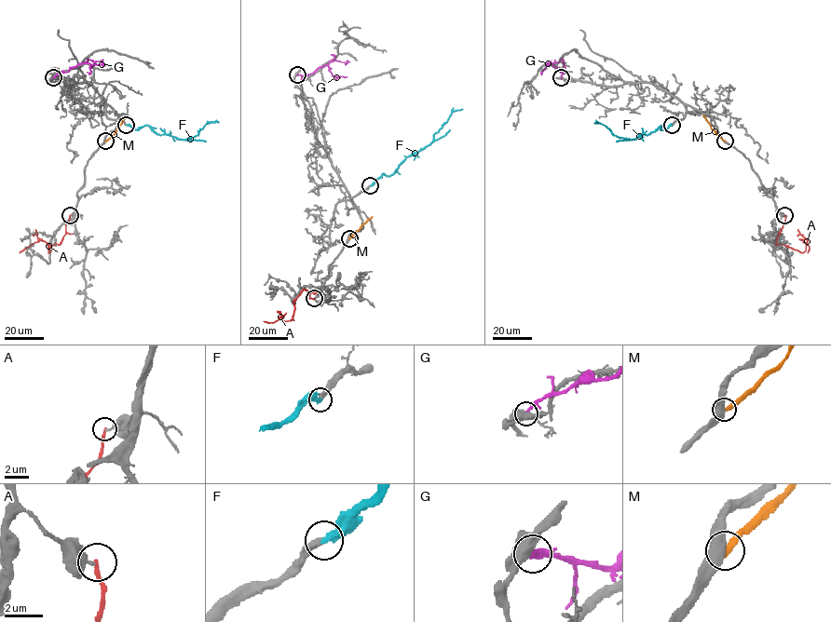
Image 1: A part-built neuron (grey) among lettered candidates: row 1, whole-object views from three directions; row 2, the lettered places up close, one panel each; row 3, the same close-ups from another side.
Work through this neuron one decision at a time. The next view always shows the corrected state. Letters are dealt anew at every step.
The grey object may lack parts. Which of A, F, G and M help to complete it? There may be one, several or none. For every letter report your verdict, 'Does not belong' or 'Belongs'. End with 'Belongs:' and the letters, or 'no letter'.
A: Does not belong
F: Belongs
G: Does not belong
M: Does not belong
Belongs: F

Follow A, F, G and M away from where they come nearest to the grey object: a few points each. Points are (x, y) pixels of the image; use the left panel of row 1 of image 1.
A: (70, 215), (61, 242), (49, 247), (48, 252), (47, 244), (38, 238), (37, 241), (20, 252)
F: (126, 125), (137, 129), (148, 125), (159, 134), (188, 140), (207, 123), (218, 122)
G: (53, 77), (89, 60), (102, 59)
M: (105, 141), (128, 115)

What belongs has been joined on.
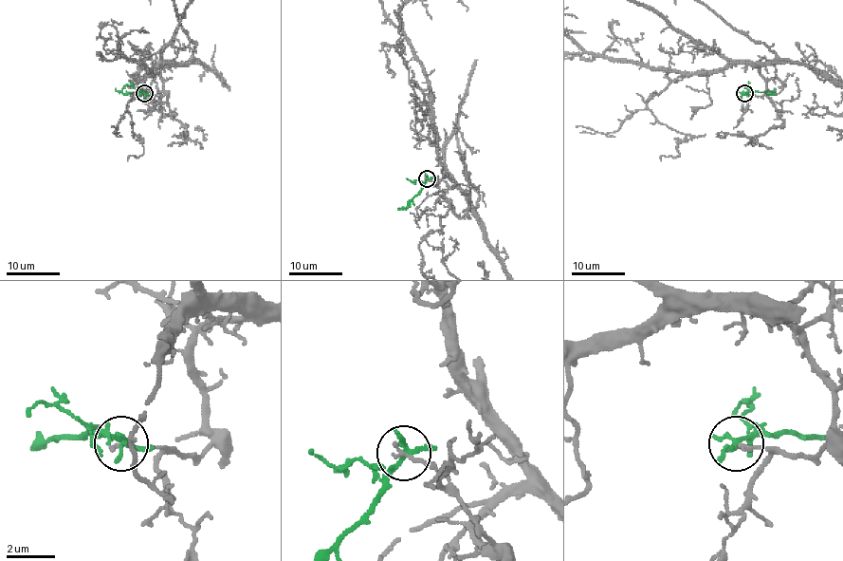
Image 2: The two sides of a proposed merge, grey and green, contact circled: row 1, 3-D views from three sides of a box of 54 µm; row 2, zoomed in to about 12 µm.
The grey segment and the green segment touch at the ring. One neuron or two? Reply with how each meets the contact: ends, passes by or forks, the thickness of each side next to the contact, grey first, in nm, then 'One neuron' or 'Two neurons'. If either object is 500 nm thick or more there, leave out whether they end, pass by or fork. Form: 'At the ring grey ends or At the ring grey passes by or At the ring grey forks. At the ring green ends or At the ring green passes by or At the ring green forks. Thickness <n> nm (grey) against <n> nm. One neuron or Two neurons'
At the ring grey ends. At the ring green passes by. Thickness 180 nm (grey) against 200 nm. Two neurons

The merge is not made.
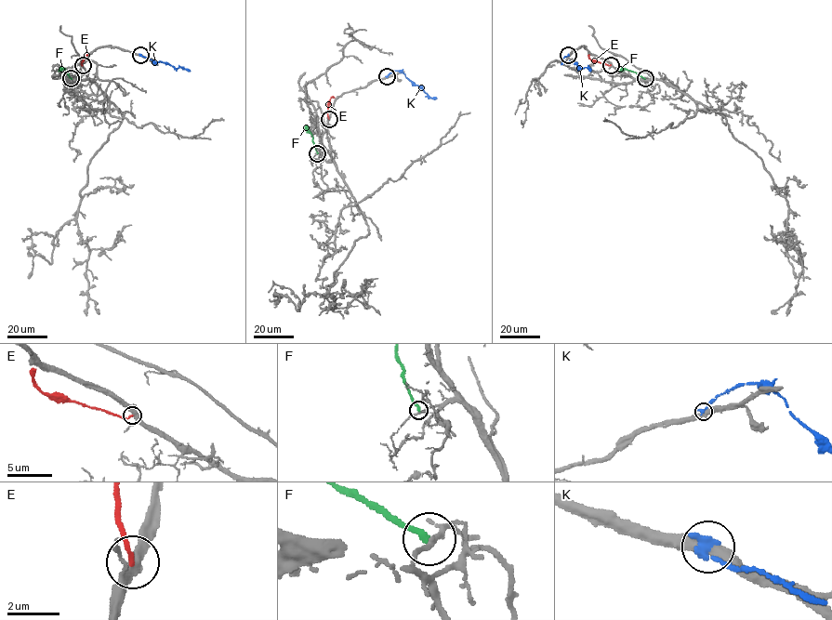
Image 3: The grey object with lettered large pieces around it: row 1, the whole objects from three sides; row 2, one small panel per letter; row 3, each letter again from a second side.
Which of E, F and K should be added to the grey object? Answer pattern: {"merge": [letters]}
{"merge": []}

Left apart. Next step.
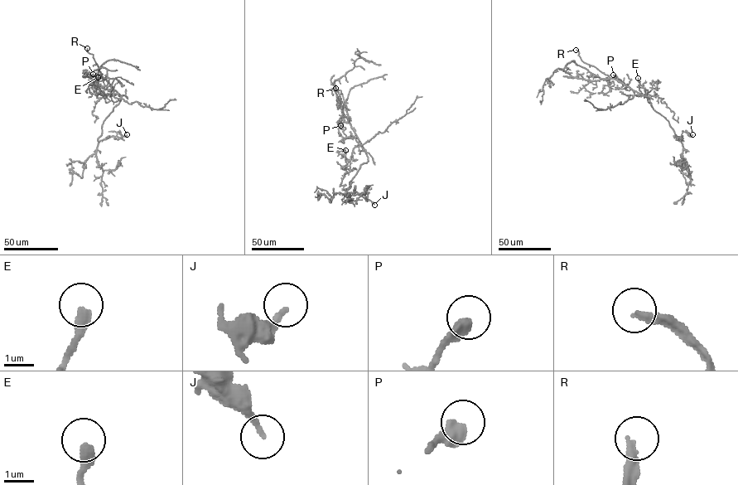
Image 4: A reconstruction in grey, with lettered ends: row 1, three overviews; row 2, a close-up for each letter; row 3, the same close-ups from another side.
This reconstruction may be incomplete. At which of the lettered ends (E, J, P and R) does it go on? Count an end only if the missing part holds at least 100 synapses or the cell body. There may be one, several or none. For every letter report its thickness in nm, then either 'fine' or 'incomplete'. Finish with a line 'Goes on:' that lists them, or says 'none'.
E: 400 nm thick; fine
J: 170 nm thick; fine
P: 480 nm thick; fine
R: 300 nm thick; incomplete
Goes on: R

